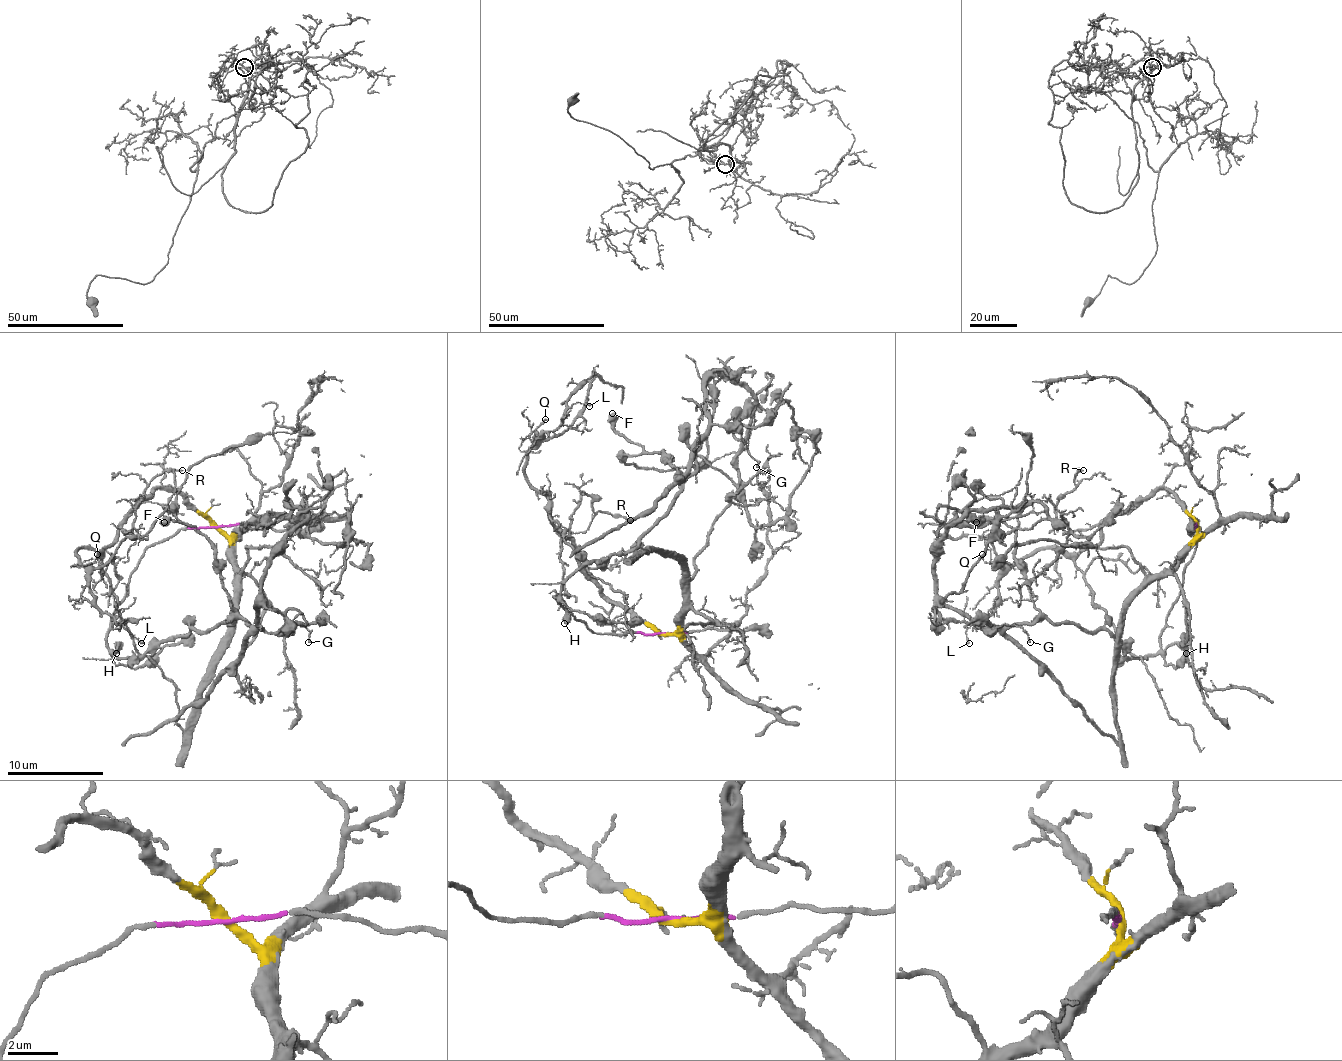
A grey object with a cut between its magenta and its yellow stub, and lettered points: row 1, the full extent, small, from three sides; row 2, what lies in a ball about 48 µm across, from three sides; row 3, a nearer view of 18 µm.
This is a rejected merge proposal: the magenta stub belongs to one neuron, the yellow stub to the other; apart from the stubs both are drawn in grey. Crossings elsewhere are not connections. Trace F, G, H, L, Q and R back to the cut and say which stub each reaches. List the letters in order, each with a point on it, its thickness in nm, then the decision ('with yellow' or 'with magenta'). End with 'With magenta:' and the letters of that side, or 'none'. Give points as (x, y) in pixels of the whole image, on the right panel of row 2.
F: place (976, 522); calibre 650 nm; with magenta
G: place (1030, 642); calibre 120 nm; with magenta
H: place (1186, 653); calibre 280 nm; with magenta
L: place (969, 643); calibre 150 nm; with yellow
Q: place (982, 554); calibre 90 nm; with yellow
R: place (1083, 470); calibre 130 nm; with yellow
With magenta: F, G, H

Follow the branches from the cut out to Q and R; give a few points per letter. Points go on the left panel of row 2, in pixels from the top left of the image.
Q: (214, 527), (176, 491), (156, 489), (118, 539), (101, 554), (80, 549), (70, 566), (96, 554)
R: (214, 527), (176, 491), (156, 489), (125, 520), (123, 529), (132, 527), (147, 486), (164, 472), (183, 469)

